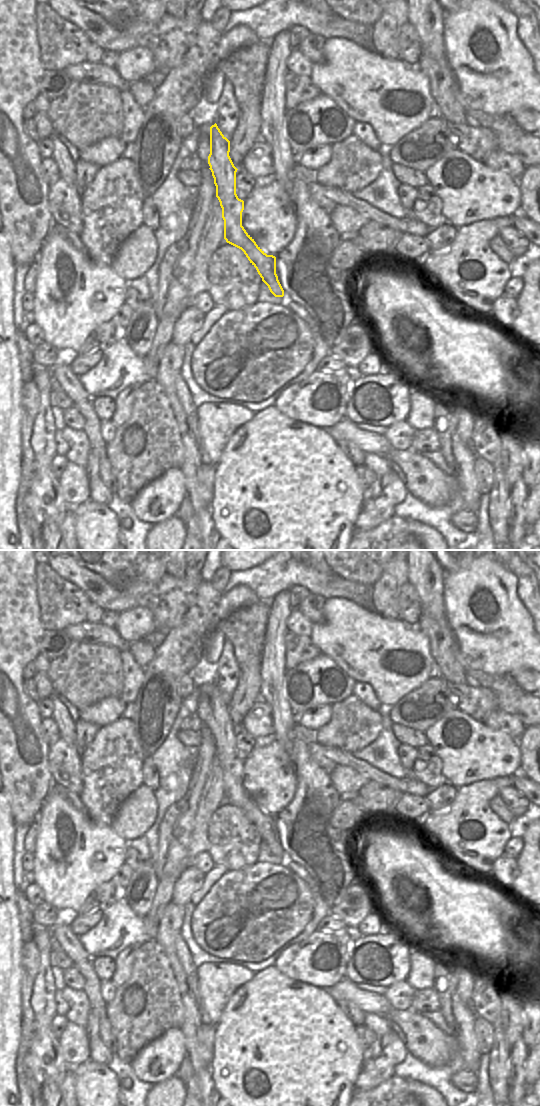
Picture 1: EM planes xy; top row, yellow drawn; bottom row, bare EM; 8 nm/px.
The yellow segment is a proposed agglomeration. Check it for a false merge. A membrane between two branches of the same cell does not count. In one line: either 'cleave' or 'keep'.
keep

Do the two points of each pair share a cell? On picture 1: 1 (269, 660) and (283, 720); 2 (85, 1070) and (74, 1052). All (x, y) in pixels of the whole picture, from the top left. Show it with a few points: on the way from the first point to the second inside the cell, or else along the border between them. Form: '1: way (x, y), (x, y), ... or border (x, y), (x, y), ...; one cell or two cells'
1: way (272, 675), (275, 697), (279, 705); one cell
2: border (89, 1058), (70, 1069); two cells

